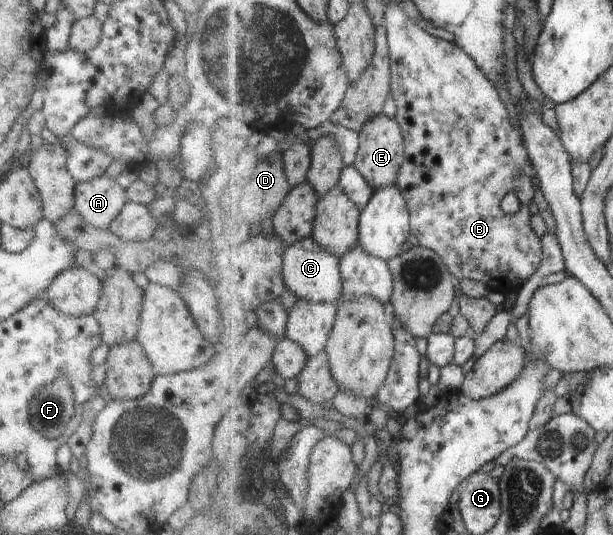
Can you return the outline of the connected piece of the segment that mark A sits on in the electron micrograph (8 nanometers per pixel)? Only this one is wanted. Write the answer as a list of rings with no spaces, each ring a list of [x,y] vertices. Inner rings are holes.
[[[105,175],[90,182],[77,183],[73,212],[97,229],[109,229],[128,203],[127,192],[117,181]]]

